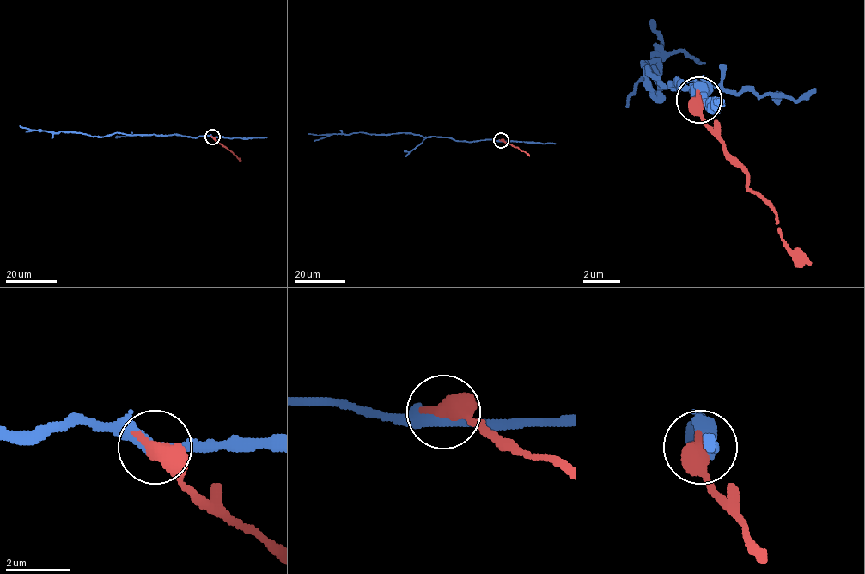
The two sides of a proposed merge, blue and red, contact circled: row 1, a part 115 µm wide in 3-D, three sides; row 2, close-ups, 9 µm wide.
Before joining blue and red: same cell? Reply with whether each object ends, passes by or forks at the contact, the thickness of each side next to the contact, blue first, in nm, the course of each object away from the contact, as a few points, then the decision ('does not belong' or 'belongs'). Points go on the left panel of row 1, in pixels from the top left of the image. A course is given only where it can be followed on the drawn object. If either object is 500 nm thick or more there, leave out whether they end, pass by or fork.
blue passes by; red passes by; 360 nm thick on the blue side, 440 nm on the other; blue runs (213, 137), (120, 132), (91, 137), (72, 132), (30, 130), (20, 125); red runs (213, 137), (240, 160); does not belong

